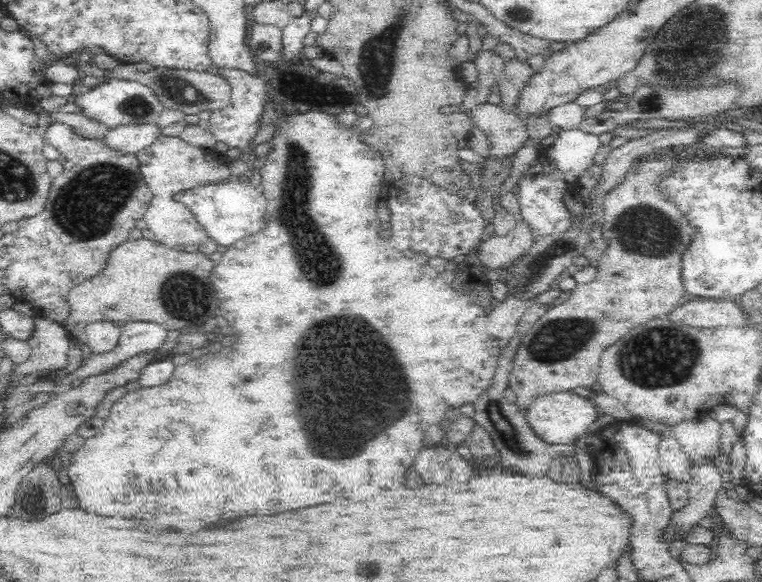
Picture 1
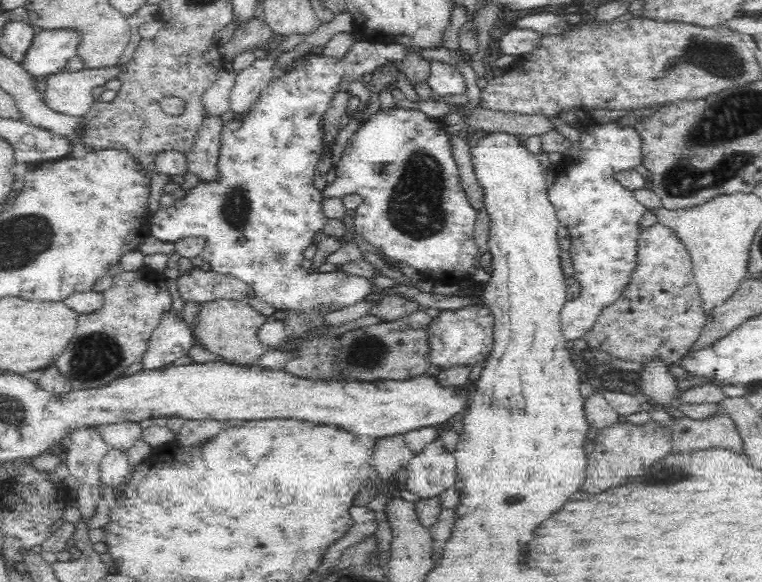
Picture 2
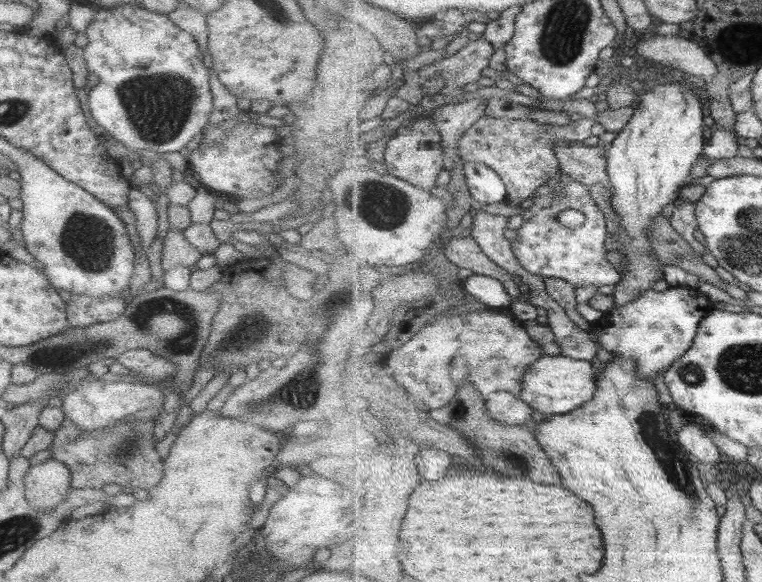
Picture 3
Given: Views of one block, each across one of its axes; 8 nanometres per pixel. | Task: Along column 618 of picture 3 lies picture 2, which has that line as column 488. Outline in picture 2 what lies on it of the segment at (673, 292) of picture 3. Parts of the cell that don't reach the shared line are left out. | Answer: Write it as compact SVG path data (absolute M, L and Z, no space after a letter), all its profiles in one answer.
M468 306L460 310L442 310L430 324L430 364L440 369L450 365L482 364L490 354L493 343L494 317L487 306Z

